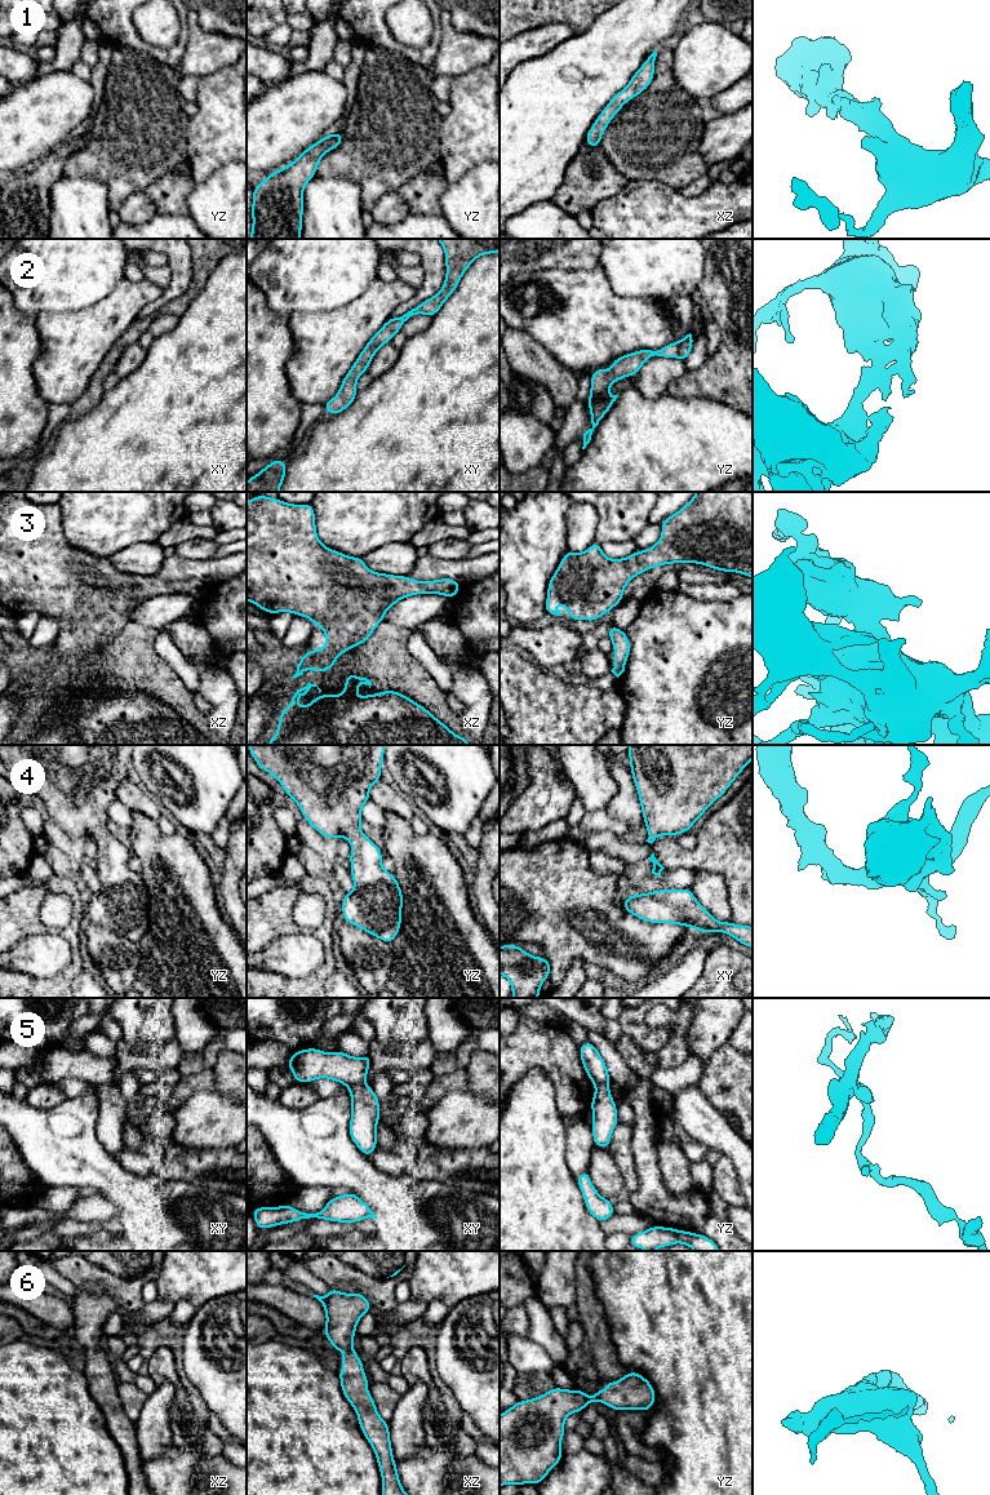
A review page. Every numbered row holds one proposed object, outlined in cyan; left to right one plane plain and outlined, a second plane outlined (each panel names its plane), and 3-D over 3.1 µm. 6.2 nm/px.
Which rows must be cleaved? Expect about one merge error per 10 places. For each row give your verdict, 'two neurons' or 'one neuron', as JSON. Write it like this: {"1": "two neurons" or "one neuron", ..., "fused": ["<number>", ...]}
{"1": "one neuron", "2": "one neuron", "3": "one neuron", "4": "one neuron", "5": "two neurons", "6": "one neuron", "fused": ["5"]}

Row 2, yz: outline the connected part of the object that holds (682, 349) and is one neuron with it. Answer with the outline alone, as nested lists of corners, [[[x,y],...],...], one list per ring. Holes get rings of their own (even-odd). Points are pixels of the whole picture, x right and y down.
[[[689,333],[680,341],[669,343],[657,351],[640,350],[617,358],[612,361],[611,369],[596,368],[591,374],[591,389],[589,394],[589,411],[591,413],[592,427],[583,434],[582,449],[590,443],[594,429],[611,409],[620,394],[611,395],[608,392],[613,382],[623,377],[636,376],[643,364],[654,355],[670,359],[679,358],[685,361],[692,351],[692,342],[692,334]]]

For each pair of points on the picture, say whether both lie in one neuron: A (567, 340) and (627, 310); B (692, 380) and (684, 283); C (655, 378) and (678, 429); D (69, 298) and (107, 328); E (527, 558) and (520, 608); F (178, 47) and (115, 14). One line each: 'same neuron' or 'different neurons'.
A: same neuron
B: different neurons
C: different neurons
D: different neurons
E: same neuron
F: same neuron

